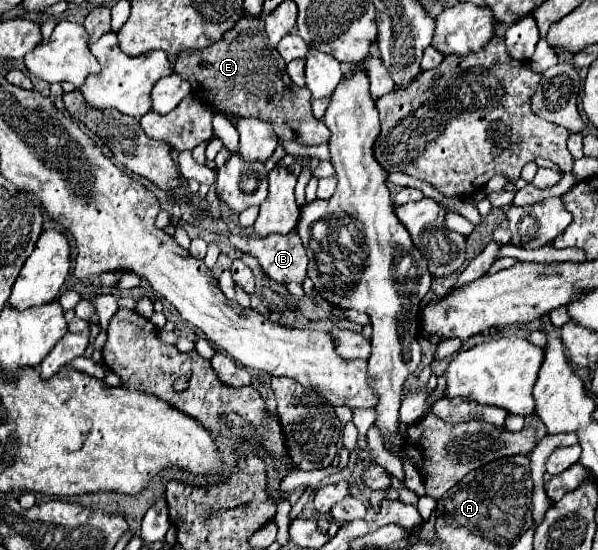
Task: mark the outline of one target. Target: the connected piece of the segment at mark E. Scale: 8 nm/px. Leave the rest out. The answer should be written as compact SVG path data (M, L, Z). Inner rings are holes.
M242 16L218 42L204 50L180 52L174 70L182 80L188 80L192 92L220 112L234 116L256 116L268 120L280 140L296 140L300 144L326 142L328 128L316 120L310 108L308 88L292 84L284 60L270 46L260 16Z

